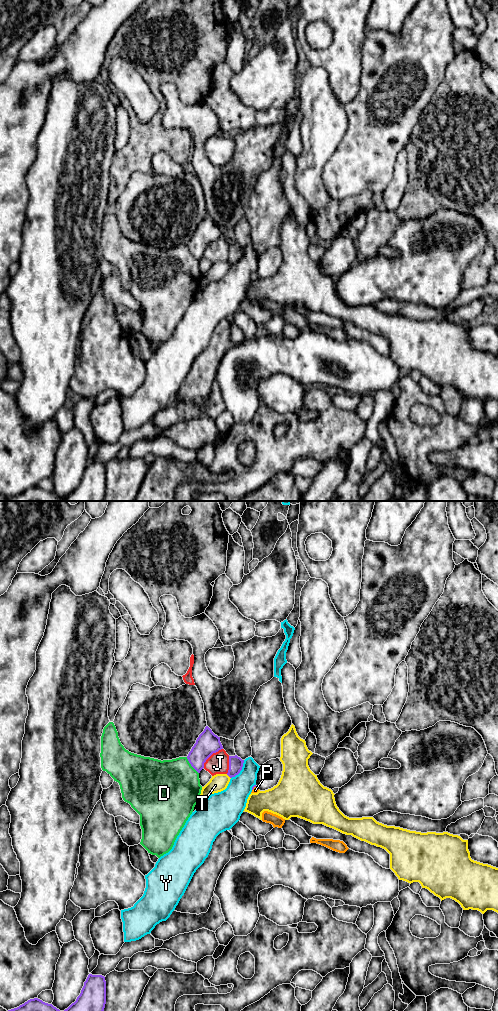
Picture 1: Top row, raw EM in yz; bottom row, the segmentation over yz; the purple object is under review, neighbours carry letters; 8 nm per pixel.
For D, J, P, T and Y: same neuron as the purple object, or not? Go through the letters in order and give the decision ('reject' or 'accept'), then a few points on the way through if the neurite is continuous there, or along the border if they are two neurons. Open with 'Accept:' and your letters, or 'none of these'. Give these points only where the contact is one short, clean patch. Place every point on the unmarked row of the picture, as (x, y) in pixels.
Accept: P
D: reject
J: reject
P: accept | across yz (254, 273), (253, 276), (255, 278)
T: reject
Y: reject

